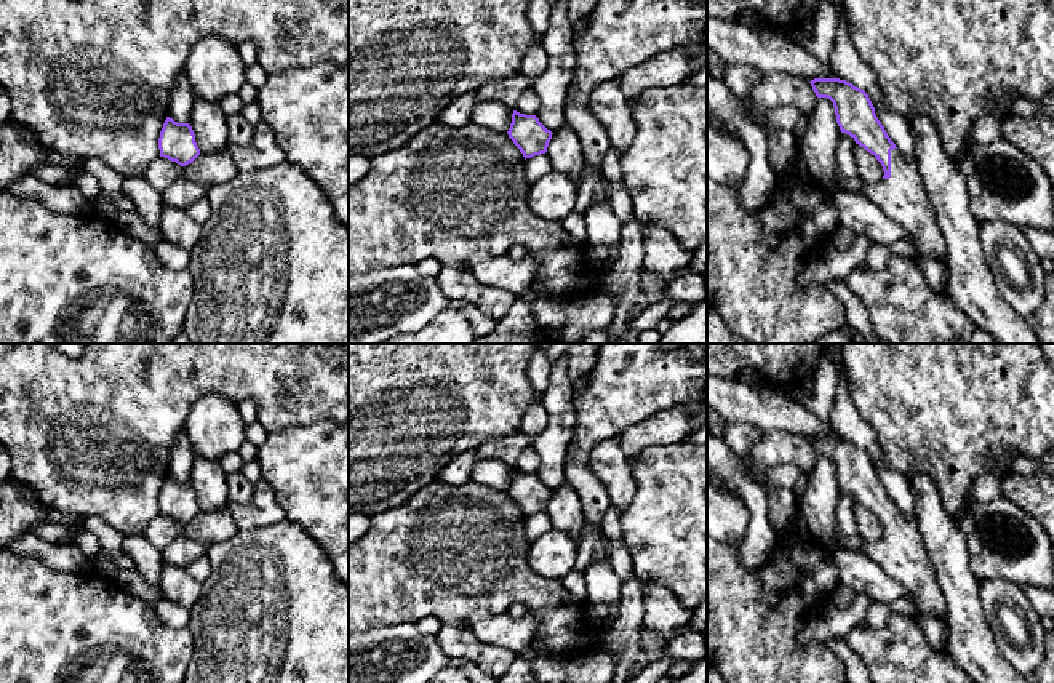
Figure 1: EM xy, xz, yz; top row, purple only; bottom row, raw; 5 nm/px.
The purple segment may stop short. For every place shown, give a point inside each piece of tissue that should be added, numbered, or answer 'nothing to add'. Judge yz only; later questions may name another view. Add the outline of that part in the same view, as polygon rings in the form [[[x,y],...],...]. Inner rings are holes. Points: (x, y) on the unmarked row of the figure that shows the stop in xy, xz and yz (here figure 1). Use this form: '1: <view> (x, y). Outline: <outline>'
1: yz (902, 555). Outline: [[[899,507],[891,509],[891,536],[876,542],[862,541],[857,552],[880,565],[912,595],[918,614],[945,621],[945,600],[934,576],[916,523]]]

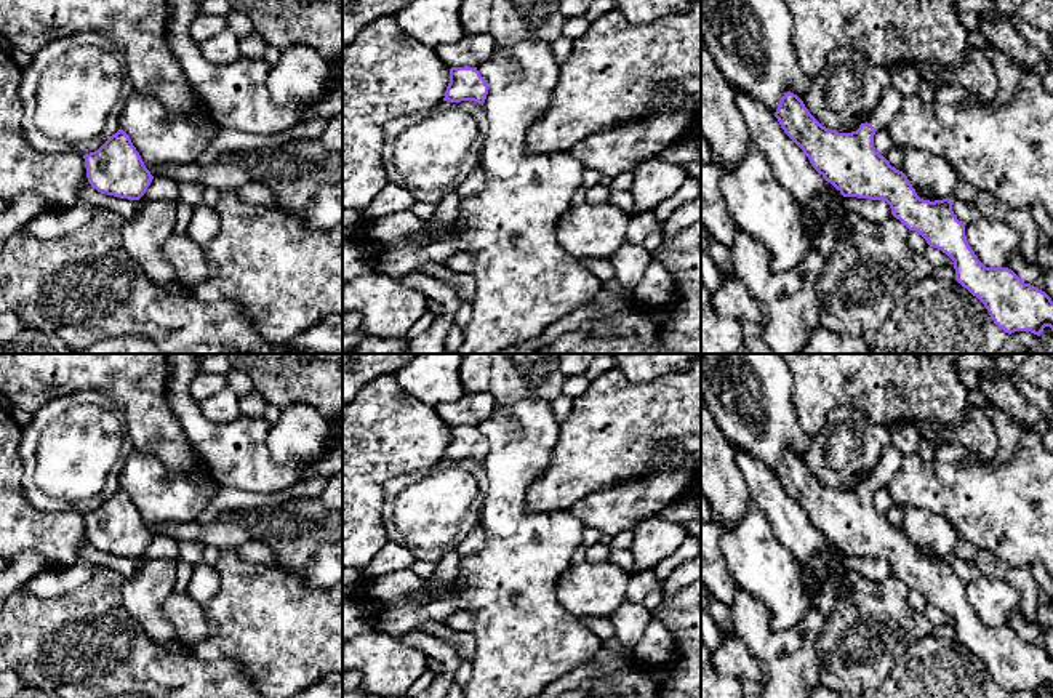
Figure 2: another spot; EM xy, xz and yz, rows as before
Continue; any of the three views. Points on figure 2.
1: yz (892, 458). Outline: [[[888,445],[883,450],[875,469],[867,477],[867,482],[871,482],[875,488],[887,485],[899,469],[903,456],[904,455],[895,445]]]

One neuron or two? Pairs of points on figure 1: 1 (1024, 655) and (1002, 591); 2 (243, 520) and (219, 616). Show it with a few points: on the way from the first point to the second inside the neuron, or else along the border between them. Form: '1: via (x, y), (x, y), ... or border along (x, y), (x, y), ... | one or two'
1: via (1019, 639), (1019, 631), (1006, 607) | one
2: border along (279, 520), (269, 525), (239, 530) | two

